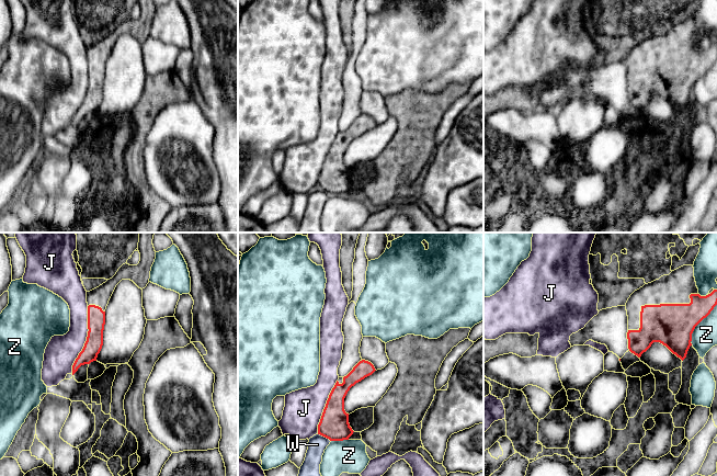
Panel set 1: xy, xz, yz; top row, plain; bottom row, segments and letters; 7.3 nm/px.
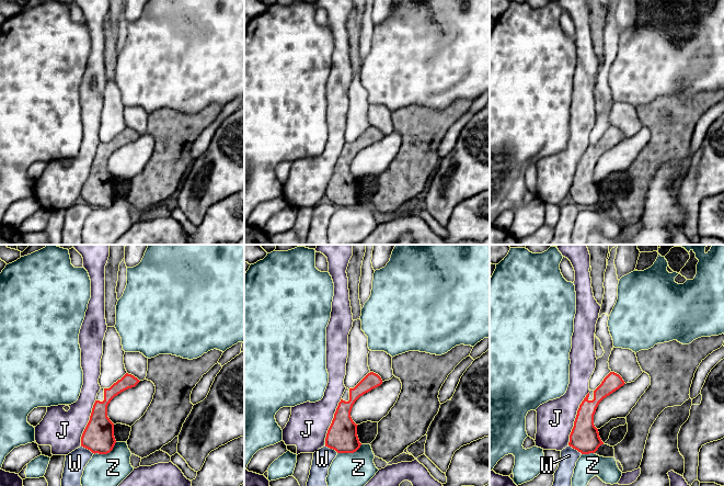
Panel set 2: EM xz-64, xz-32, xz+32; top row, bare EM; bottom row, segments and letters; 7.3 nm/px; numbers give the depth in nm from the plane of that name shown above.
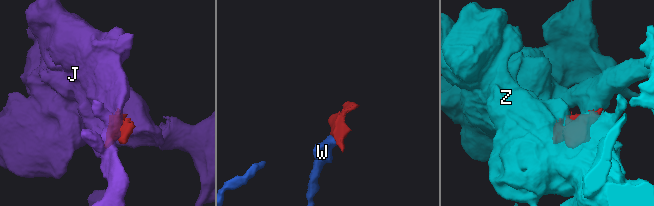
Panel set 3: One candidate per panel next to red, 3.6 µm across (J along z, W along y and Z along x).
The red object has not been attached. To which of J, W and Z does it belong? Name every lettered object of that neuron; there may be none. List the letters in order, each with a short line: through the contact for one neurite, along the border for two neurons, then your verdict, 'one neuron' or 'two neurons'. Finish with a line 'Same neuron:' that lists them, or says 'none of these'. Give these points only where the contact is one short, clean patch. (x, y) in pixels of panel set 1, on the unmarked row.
J: two neurons
W: line xz (318, 188), (330, 195); two neurons
Z: two neurons
Same neuron: none of these

